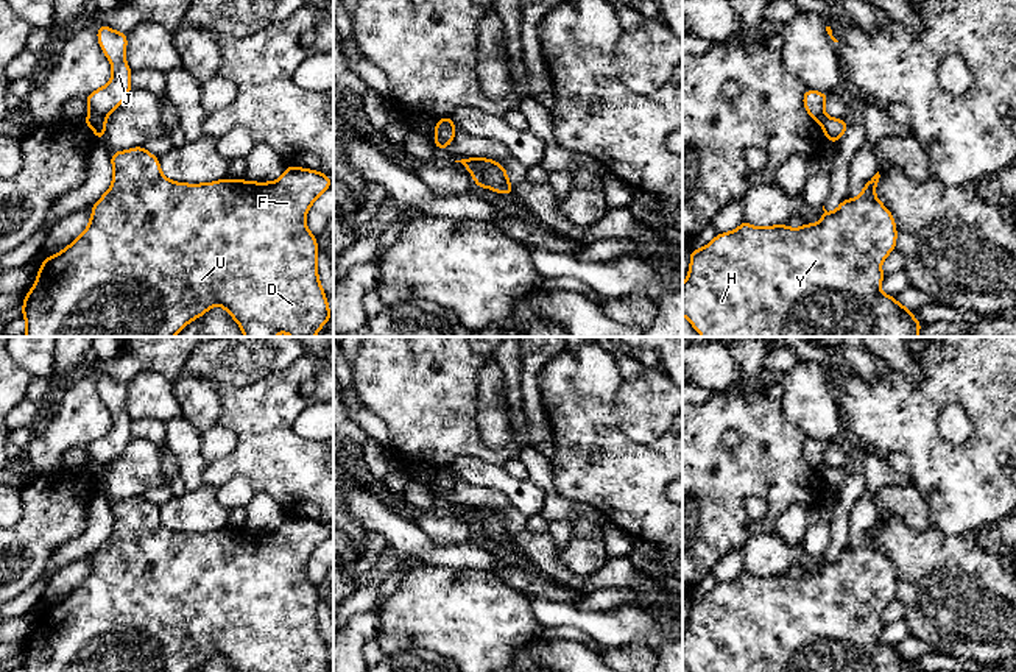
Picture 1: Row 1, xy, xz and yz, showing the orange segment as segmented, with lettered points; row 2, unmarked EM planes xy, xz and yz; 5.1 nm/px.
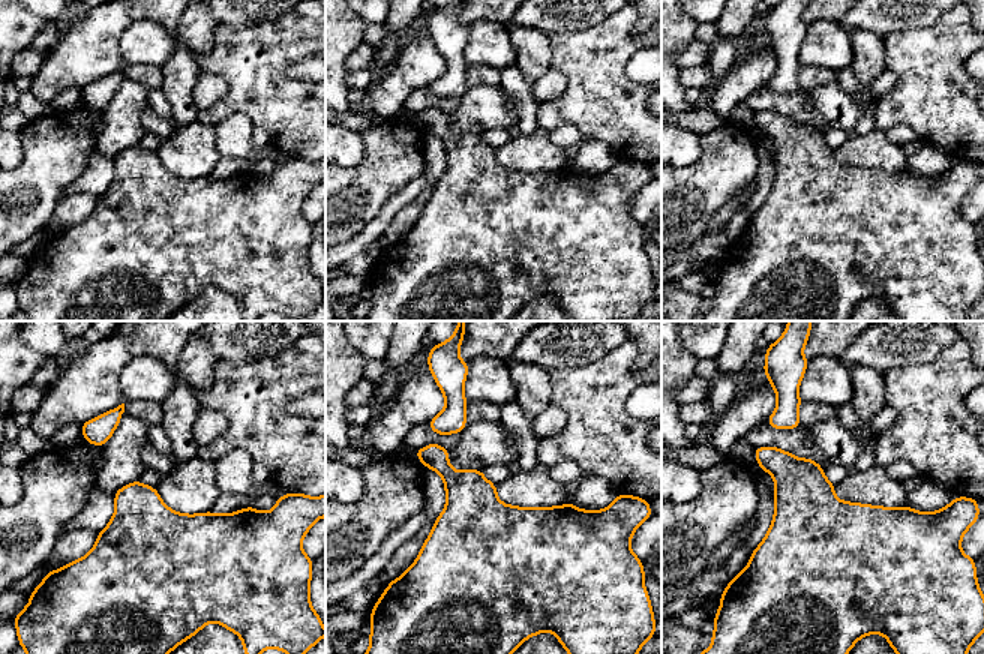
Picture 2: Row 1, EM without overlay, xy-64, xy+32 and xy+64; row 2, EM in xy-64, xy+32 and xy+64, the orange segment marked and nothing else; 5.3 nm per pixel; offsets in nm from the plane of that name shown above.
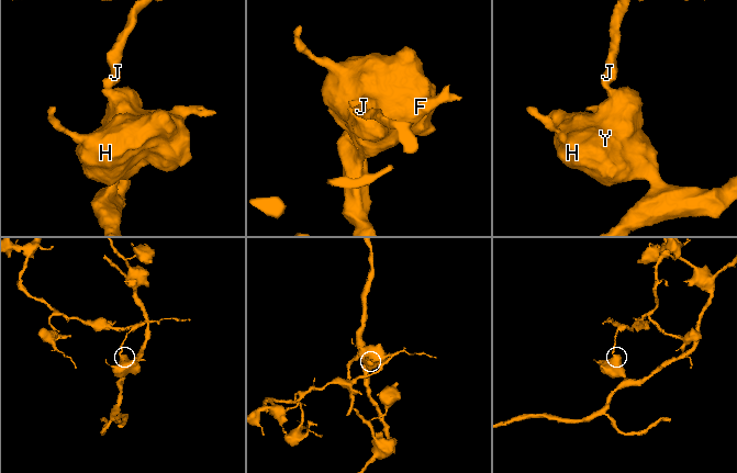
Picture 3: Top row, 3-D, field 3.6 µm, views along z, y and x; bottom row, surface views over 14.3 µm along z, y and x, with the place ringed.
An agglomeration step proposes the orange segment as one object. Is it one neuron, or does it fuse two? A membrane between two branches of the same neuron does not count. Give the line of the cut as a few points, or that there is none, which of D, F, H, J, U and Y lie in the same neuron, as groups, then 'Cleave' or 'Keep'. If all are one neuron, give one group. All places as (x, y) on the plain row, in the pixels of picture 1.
Split along xy (88, 465), (105, 468). Groups: D F H U Y / J. Cleave

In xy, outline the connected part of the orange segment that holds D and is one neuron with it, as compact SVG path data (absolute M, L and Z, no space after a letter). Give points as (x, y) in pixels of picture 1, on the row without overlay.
M145 496L111 504L114 530L109 539L92 555L92 566L86 580L58 603L48 605L41 617L33 638L25 644L22 666L26 672L190 672L213 655L223 655L237 672L327 672L332 669L327 647L318 628L316 586L307 578L305 564L313 550L330 535L329 524L288 515L274 532L251 532L240 529L220 529L206 533L182 533L167 529L159 515L159 507Z

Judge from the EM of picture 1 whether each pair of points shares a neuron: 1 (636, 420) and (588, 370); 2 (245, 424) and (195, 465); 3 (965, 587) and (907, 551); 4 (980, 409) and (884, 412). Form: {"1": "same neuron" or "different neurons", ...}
{"1": "different neurons", "2": "different neurons", "3": "same neuron", "4": "same neuron"}

